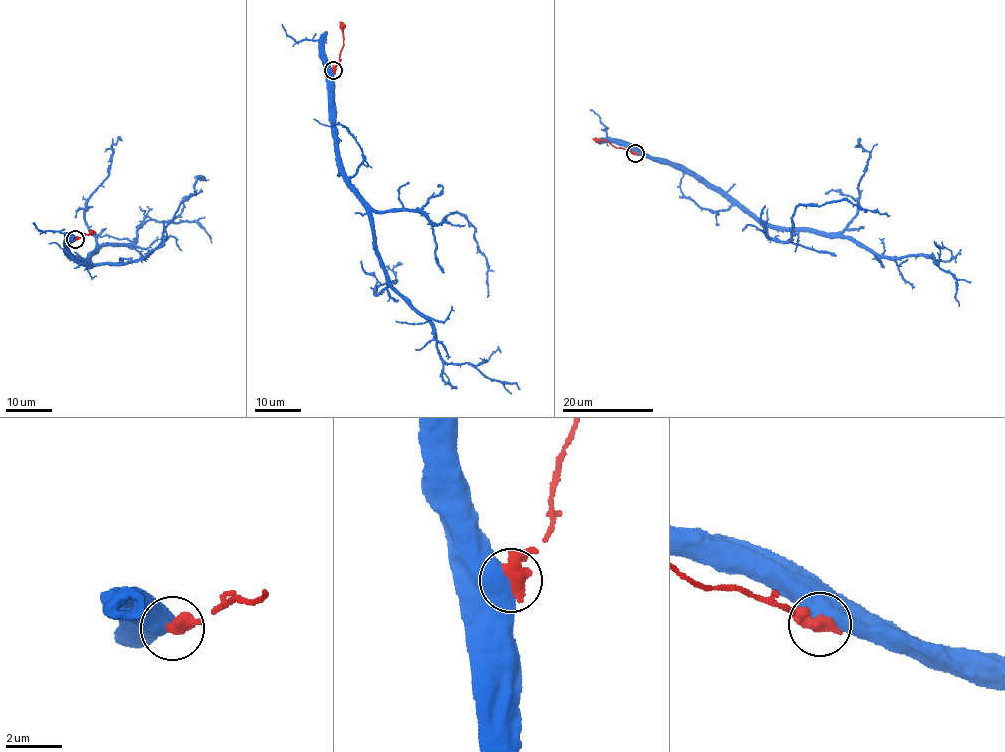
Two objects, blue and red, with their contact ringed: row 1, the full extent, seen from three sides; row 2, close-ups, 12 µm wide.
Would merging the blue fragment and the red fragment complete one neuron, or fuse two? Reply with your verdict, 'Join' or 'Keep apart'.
Keep apart

